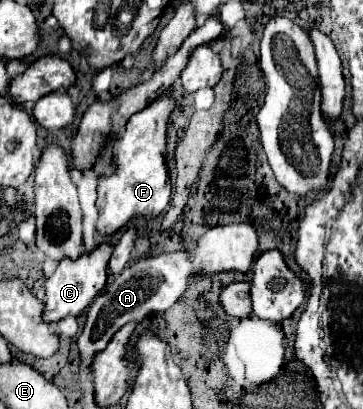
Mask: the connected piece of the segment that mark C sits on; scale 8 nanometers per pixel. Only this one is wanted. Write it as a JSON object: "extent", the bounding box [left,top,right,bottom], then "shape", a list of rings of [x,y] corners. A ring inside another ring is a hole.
{"extent":[45,244,113,322],"shape":[[[99,244],[95,250],[85,252],[77,260],[61,260],[53,276],[47,280],[47,296],[45,296],[45,322],[59,322],[61,318],[73,314],[81,316],[89,304],[95,300],[95,296],[105,288],[107,284],[107,264],[109,256],[113,254],[113,244]]]}

